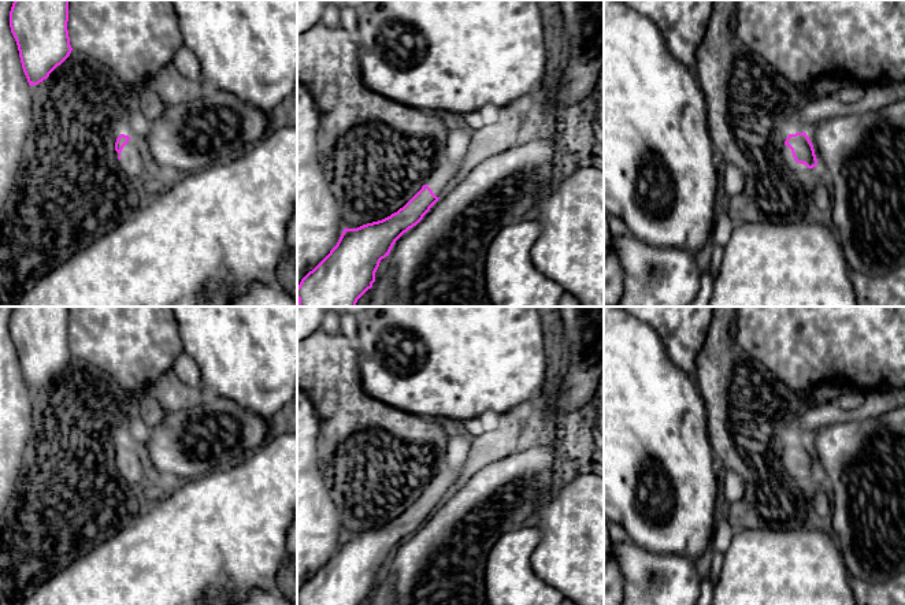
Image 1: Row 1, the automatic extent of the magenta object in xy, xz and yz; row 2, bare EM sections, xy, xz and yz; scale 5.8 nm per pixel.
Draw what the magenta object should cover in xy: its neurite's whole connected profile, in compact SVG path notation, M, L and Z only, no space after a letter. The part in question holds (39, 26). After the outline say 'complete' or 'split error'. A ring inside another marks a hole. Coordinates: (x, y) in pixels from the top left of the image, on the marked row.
M15 0L10 27L30 86L38 85L71 53L68 0Z | complete

